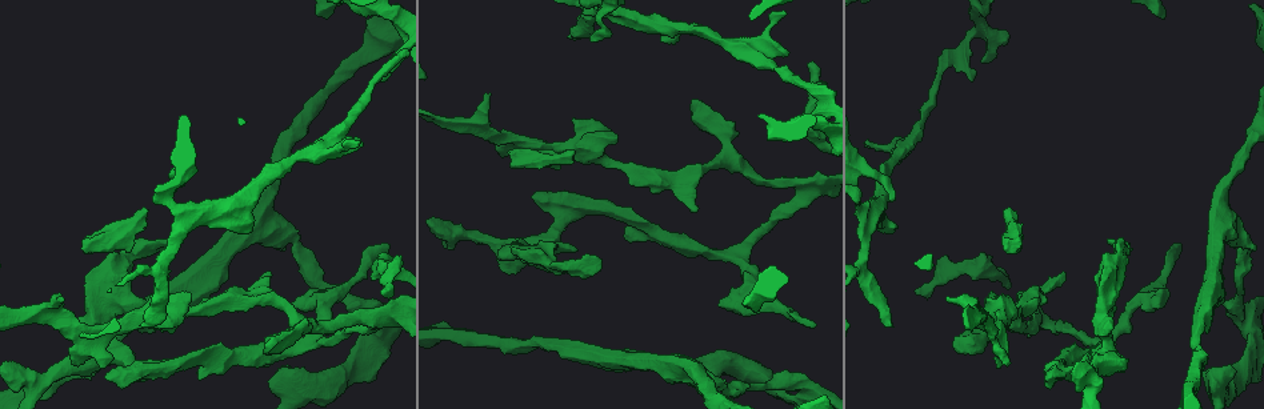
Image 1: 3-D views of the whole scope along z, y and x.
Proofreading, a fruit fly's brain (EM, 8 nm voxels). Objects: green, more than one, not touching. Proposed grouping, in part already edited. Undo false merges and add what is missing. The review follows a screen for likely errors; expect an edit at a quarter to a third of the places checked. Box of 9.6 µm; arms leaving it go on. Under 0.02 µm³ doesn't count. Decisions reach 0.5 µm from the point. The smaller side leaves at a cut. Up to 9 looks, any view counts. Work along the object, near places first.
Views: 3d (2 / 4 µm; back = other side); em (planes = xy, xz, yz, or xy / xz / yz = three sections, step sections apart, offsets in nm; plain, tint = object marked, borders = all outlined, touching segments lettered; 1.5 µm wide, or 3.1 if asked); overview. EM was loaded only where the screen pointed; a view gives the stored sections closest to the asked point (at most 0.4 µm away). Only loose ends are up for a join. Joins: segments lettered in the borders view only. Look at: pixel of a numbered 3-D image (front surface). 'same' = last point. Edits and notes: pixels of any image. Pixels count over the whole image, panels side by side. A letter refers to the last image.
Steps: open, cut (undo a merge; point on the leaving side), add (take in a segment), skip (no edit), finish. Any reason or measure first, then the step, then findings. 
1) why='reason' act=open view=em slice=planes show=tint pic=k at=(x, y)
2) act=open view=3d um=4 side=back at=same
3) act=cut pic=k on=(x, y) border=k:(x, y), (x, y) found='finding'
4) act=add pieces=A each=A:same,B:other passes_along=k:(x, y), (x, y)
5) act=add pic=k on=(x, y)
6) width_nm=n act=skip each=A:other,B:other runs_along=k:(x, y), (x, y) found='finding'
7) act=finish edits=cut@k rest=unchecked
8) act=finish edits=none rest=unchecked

why='an open end' act=open view=em slice=yz step=4 show=borders pic=1 at=(573, 153)

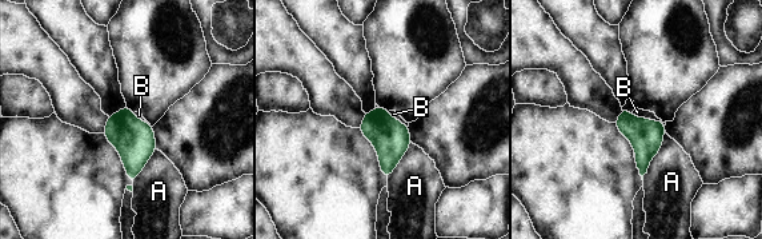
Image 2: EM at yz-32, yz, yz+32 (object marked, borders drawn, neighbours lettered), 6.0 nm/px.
why='cut it another way' act=open view=em slice=planes show=borders at=same

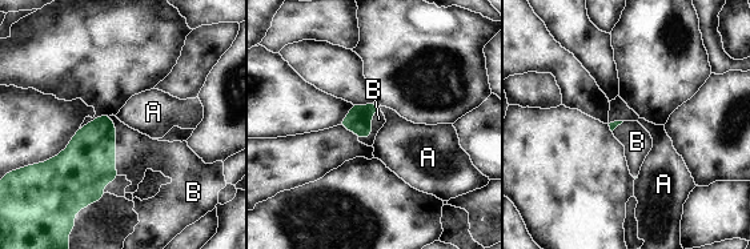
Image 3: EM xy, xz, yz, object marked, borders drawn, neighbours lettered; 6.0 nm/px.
longest_contact=B:360nm act=add pieces=B each=A:other,B:same passes_along=3:(88, 163), (115, 145), (135, 152) found='the neuron continues'

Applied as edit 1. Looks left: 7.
act=open view=overview

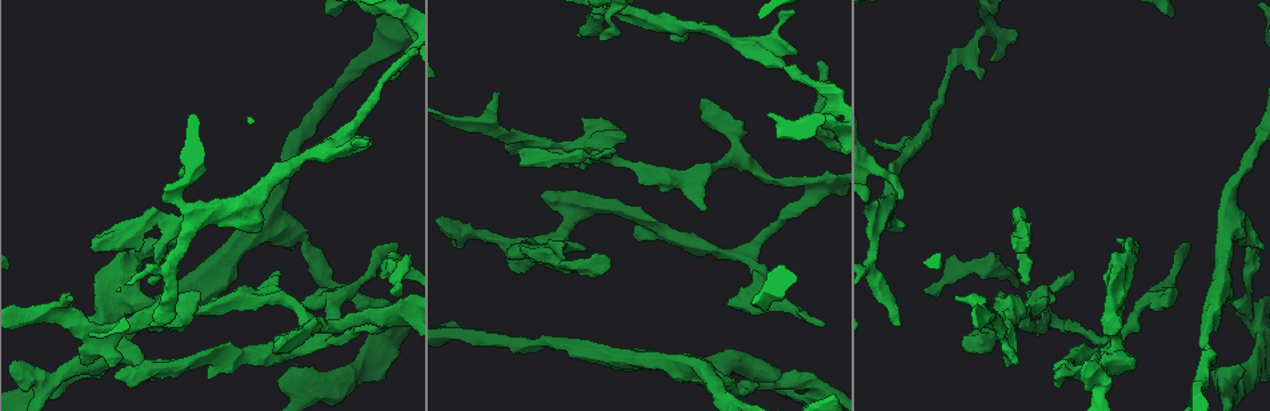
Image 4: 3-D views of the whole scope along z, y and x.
why='an open end' act=open view=3d um=4 pic=4 at=(257, 233)

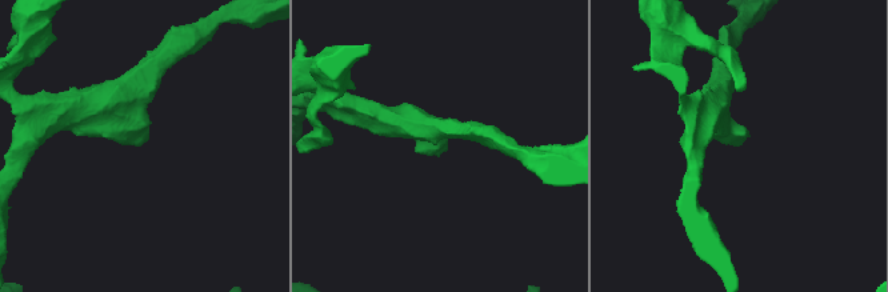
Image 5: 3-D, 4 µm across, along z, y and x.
why='need the tissue' act=open view=em slice=yz step=8 show=borders pic=5 at=(443, 149)

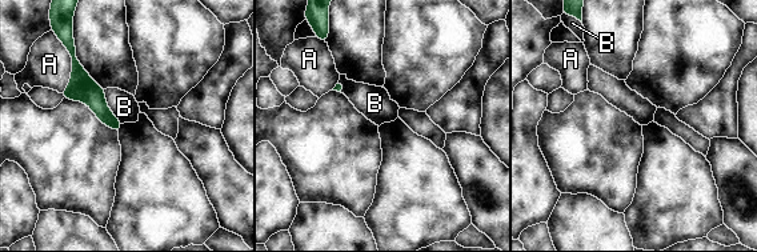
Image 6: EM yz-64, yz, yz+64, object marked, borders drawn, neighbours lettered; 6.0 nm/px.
why='cut it another way' act=open view=em slice=xz step=8 show=borders at=same

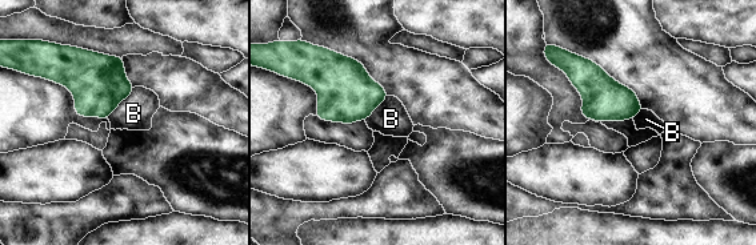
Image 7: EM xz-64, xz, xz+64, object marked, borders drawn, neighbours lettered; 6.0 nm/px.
act=skip each=B:other border=7:(135, 87), (107, 119) found='no lettered segment goes on from it'

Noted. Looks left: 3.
why='branch stops here' act=open view=3d um=2 pic=4 at=(394, 288)

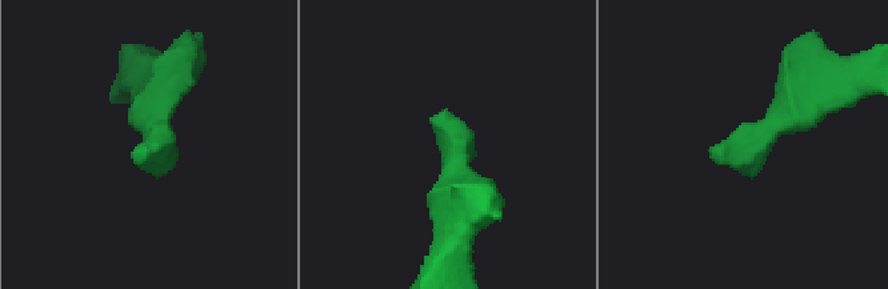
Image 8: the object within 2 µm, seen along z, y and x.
act=open view=em slice=planes show=borders pic=8 at=(444, 111)

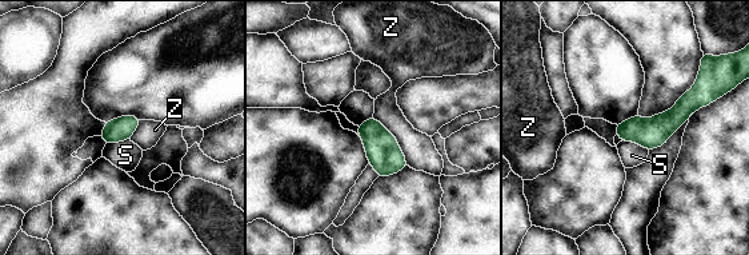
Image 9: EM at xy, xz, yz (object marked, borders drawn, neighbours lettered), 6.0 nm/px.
width_nm=140 act=skip each=S:other,Z:other border=9:(372, 116), (397, 140), (408, 164) found='none of them fits'

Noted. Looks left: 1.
act=finish edits=add@3 rest=unchecked

